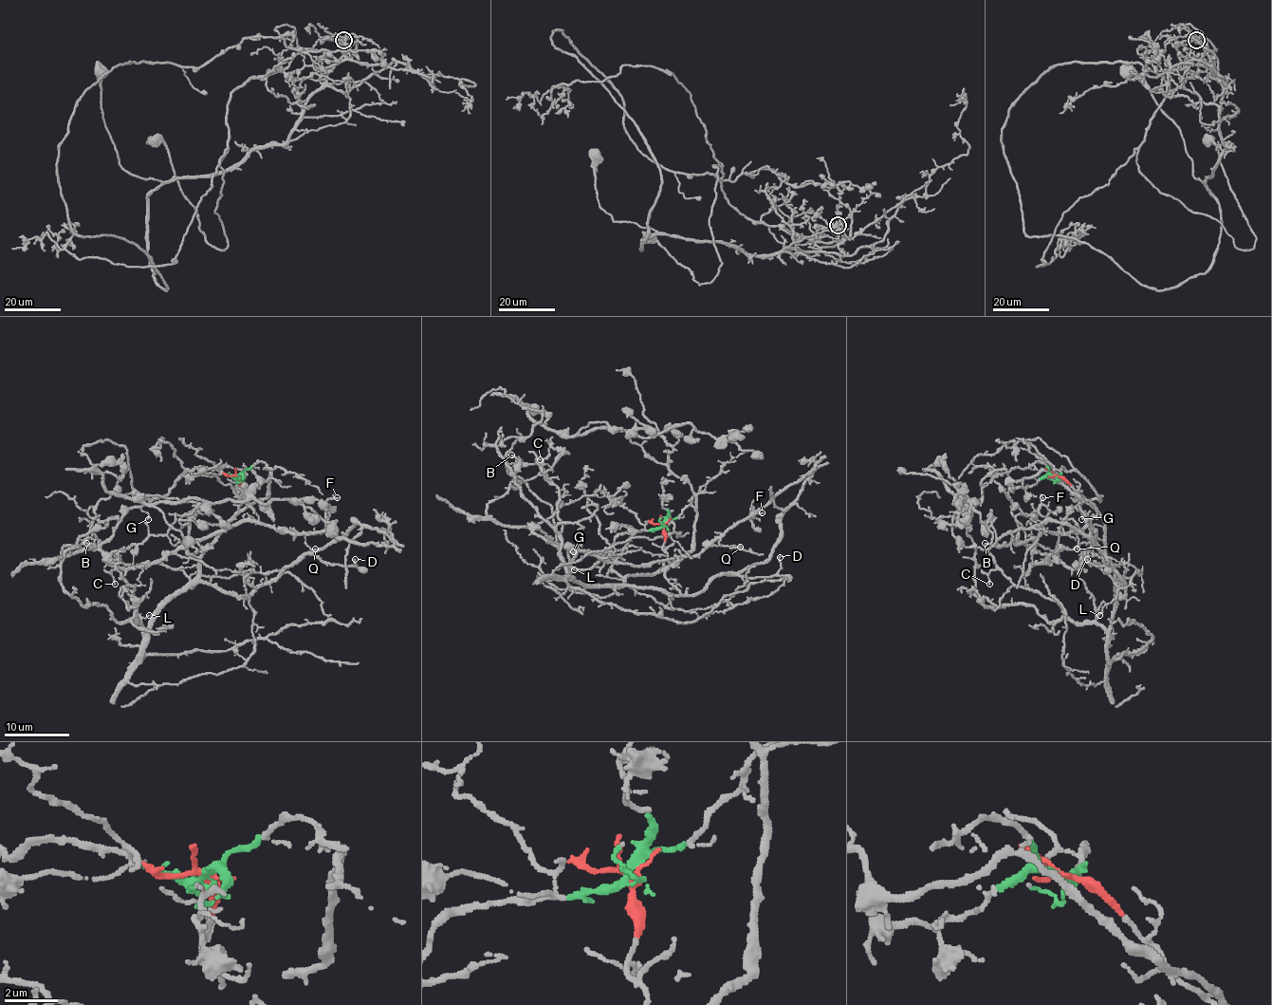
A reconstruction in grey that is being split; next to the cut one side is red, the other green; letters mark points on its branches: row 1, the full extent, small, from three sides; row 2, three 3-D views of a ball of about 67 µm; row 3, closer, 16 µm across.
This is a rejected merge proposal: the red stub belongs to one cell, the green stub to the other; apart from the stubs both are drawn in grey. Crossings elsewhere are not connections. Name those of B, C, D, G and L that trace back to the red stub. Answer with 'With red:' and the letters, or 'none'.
With red: C, D, L

